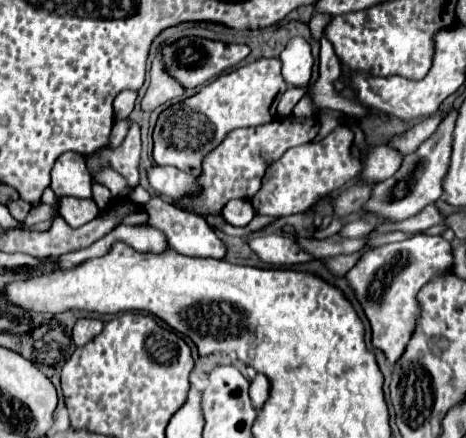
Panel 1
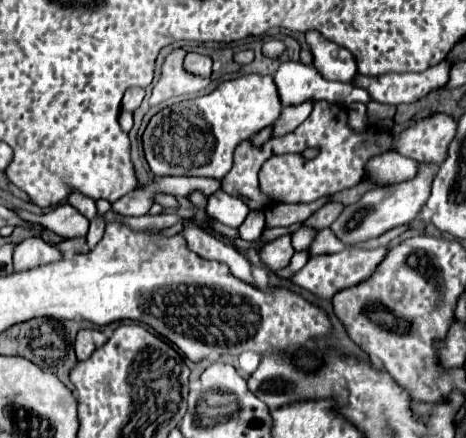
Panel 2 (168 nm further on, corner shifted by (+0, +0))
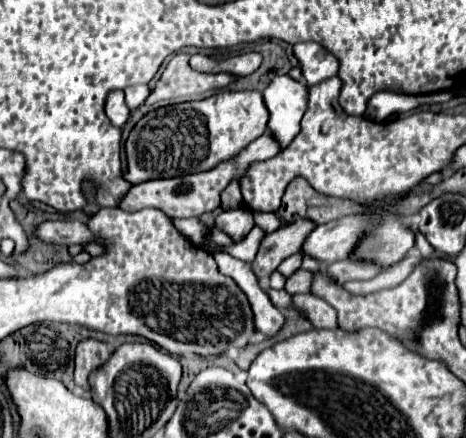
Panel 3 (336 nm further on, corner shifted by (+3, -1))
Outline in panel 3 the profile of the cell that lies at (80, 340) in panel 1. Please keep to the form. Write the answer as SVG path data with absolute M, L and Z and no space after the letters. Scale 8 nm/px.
M84 340L76 348L76 372L74 372L74 384L82 388L86 394L90 394L88 376L90 372L104 366L110 358L110 346L98 340Z

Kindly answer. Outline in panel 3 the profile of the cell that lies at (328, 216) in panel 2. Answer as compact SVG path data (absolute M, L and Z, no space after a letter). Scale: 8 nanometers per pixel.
M302 220L290 226L282 226L274 234L264 236L260 250L252 262L252 272L256 274L256 278L266 280L280 266L282 260L300 252L302 242L312 228L314 226L310 226L310 222Z

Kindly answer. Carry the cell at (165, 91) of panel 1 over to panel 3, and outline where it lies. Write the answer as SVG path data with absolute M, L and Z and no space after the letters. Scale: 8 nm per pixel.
M176 54L168 62L154 90L146 98L146 104L154 104L158 100L176 98L176 96L190 96L190 94L204 94L208 90L220 90L230 86L234 80L238 80L238 76L224 74L224 72L222 74L196 72L190 68L188 56L190 54Z

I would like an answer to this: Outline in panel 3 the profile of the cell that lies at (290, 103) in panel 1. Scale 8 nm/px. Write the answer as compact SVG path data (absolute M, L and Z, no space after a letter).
M230 182L230 186L222 192L222 208L224 210L234 210L242 206L242 196L240 196L240 186L238 182Z

